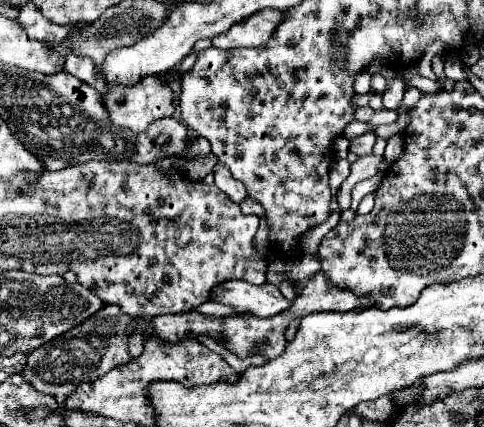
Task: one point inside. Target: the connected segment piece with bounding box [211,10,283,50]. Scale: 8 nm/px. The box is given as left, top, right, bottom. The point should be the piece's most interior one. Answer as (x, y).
(253, 32)

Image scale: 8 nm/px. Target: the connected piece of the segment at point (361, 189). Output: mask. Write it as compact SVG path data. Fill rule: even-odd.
M378 172L375 176L357 183L352 190L351 207L356 207L357 209L360 201L363 199L364 196L371 194L375 190L377 190L384 175L384 173Z

